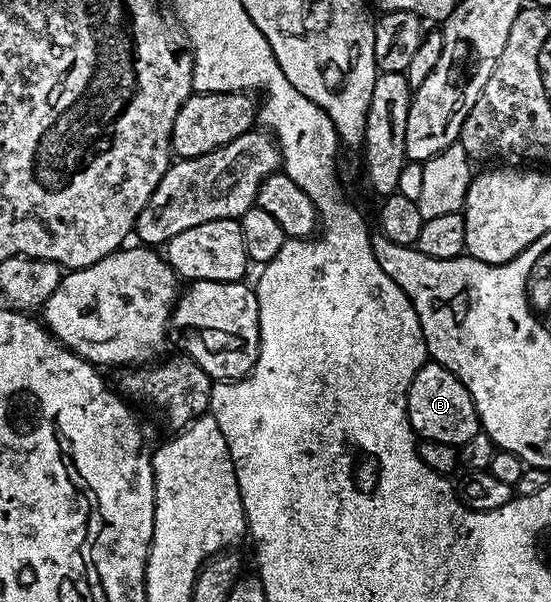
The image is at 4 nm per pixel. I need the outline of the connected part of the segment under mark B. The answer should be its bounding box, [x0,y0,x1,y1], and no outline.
[407,360,481,446]

